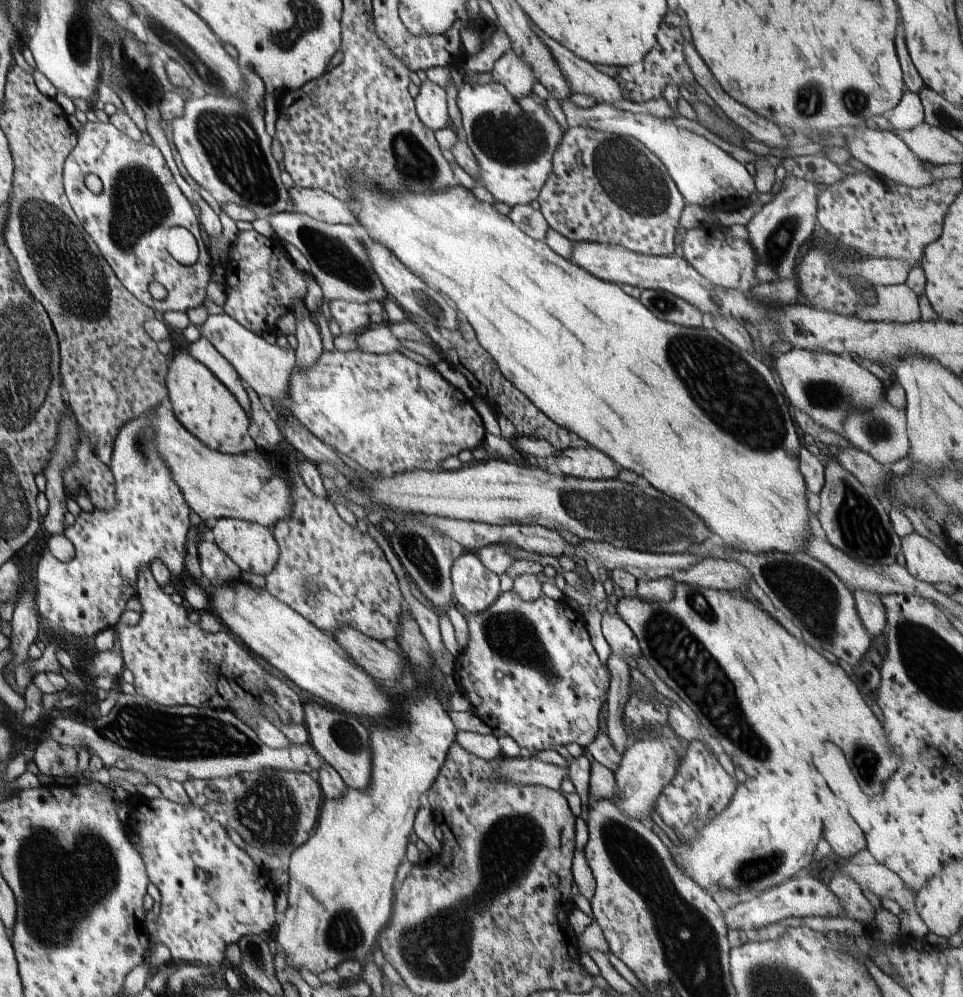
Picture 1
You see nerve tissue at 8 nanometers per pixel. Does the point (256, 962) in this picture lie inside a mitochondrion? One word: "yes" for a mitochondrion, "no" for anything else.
yes

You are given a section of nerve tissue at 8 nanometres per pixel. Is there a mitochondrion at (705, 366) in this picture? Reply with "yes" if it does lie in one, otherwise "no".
yes

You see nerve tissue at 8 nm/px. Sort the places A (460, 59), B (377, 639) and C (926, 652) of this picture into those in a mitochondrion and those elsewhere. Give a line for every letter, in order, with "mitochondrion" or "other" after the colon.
A: other
B: other
C: mitochondrion

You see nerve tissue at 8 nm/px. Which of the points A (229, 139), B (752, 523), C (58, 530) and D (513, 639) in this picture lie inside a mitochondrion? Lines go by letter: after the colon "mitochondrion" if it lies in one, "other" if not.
A: mitochondrion
B: other
C: other
D: mitochondrion

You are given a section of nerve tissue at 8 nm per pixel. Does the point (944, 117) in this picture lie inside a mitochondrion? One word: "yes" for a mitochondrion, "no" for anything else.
yes

